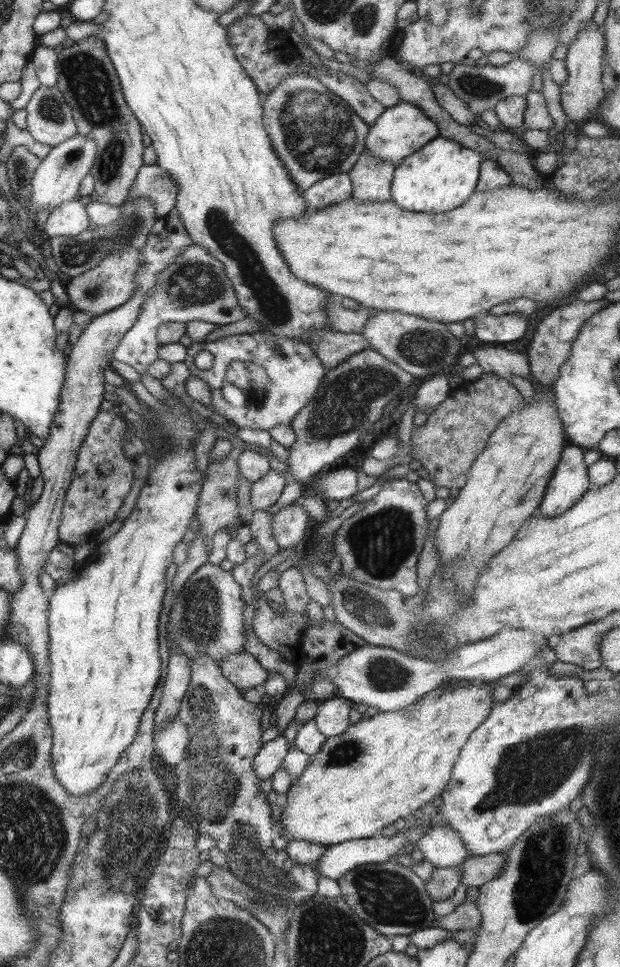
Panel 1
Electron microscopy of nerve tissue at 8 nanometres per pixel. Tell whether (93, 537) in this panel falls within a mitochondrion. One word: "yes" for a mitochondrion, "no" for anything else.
no

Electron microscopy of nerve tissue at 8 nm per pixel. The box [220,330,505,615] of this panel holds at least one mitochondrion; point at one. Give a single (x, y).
(348, 402)

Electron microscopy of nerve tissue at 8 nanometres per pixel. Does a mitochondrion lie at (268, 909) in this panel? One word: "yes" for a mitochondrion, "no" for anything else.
yes

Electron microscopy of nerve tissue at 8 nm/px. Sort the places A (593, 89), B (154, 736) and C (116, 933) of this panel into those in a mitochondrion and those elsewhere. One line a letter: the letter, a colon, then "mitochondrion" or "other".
A: other
B: other
C: other

